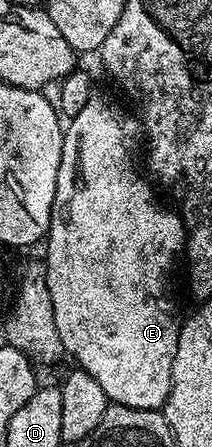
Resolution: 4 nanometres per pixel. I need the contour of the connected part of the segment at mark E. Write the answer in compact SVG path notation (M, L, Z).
M94 97L91 101L87 101L86 107L76 117L68 120L64 132L59 177L55 185L55 201L51 209L49 234L47 242L44 244L46 247L45 256L43 256L47 289L51 293L51 305L55 309L55 329L59 329L59 341L63 341L65 355L68 358L73 358L77 362L74 364L80 370L95 377L95 382L103 388L103 393L108 397L110 404L118 403L131 409L161 411L173 388L175 349L179 345L183 322L183 314L181 315L180 309L177 308L177 299L171 295L171 291L173 289L173 270L179 267L179 260L185 249L185 223L176 210L169 208L168 211L153 196L154 184L146 178L143 171L143 176L141 176L141 171L137 168L137 159L133 154L136 153L137 146L142 146L143 128L136 114L128 115L119 104L112 103L109 99Z

